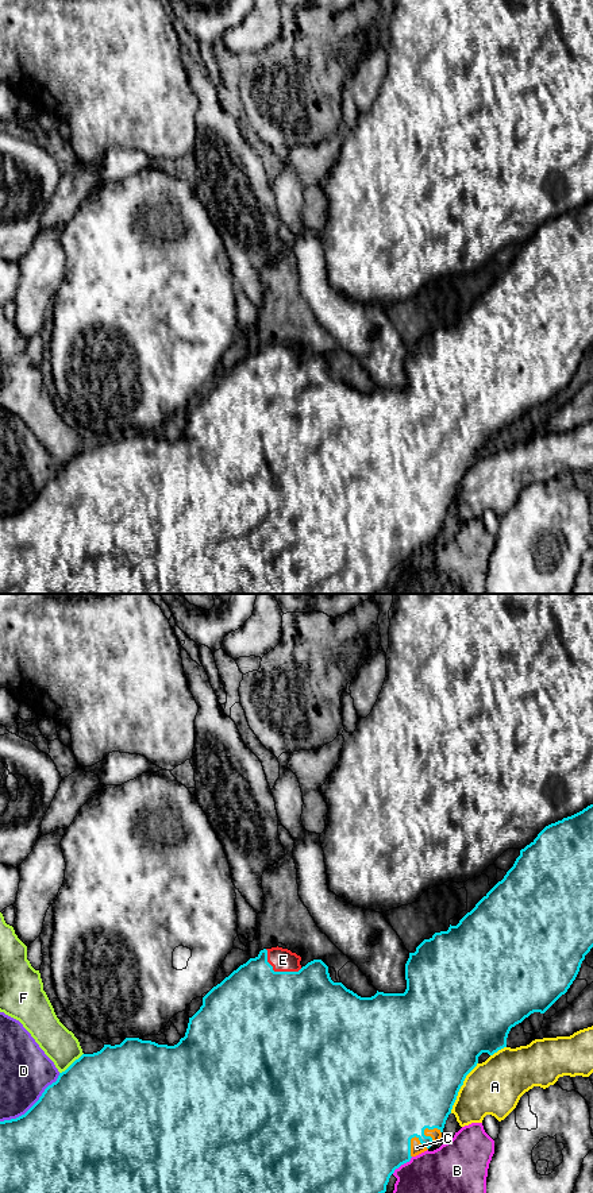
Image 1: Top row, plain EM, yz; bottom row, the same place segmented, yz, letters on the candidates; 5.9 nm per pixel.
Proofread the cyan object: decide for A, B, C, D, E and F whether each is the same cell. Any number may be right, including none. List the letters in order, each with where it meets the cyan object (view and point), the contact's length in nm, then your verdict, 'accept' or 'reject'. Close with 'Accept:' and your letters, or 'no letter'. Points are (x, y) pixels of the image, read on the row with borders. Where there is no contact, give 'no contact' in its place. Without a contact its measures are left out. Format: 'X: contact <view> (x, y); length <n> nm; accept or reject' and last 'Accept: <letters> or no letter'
A: contact yz (459, 1088); length 340 nm; reject
B: contact yz (401, 1163); length 160 nm; reject
C: contact yz (409, 1146); length 140 nm; accept
D: contact yz (34, 1104); length 460 nm; reject
E: contact yz (277, 972); length 260 nm; accept
F: contact yz (72, 1064); length 190 nm; reject
Accept: C, E

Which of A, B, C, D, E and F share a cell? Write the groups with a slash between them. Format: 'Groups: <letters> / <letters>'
Groups: A / B / C E / D / F

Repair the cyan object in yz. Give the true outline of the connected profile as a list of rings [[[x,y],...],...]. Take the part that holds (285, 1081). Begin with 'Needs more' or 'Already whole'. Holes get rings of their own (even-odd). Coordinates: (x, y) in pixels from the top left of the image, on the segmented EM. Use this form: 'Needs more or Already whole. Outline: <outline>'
Needs more. Outline: [[[593,804],[582,811],[546,826],[538,837],[520,850],[513,866],[507,872],[457,926],[447,931],[435,933],[424,939],[415,953],[409,953],[405,964],[407,989],[404,993],[378,992],[371,997],[361,997],[347,989],[342,982],[334,982],[328,966],[321,960],[313,960],[305,966],[300,965],[301,957],[288,949],[263,949],[255,958],[240,965],[220,984],[213,987],[204,997],[200,1009],[189,1018],[185,1036],[174,1046],[158,1045],[139,1038],[126,1038],[120,1045],[104,1045],[93,1054],[82,1054],[65,1072],[59,1073],[55,1082],[49,1085],[39,1100],[22,1116],[0,1121],[0,1193],[385,1193],[390,1175],[401,1165],[427,1151],[439,1142],[448,1115],[457,1100],[458,1092],[466,1076],[477,1066],[482,1053],[493,1055],[507,1047],[507,1038],[512,1027],[521,1023],[534,1012],[544,1014],[562,995],[567,992],[575,980],[585,955],[593,947]]]

